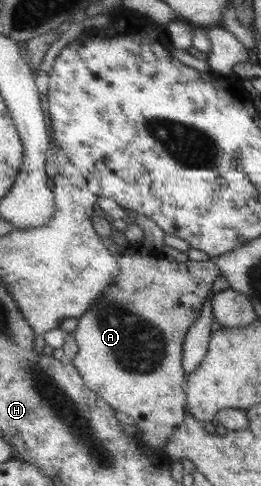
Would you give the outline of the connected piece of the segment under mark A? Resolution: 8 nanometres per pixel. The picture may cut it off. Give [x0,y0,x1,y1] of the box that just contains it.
[72,236,221,450]

